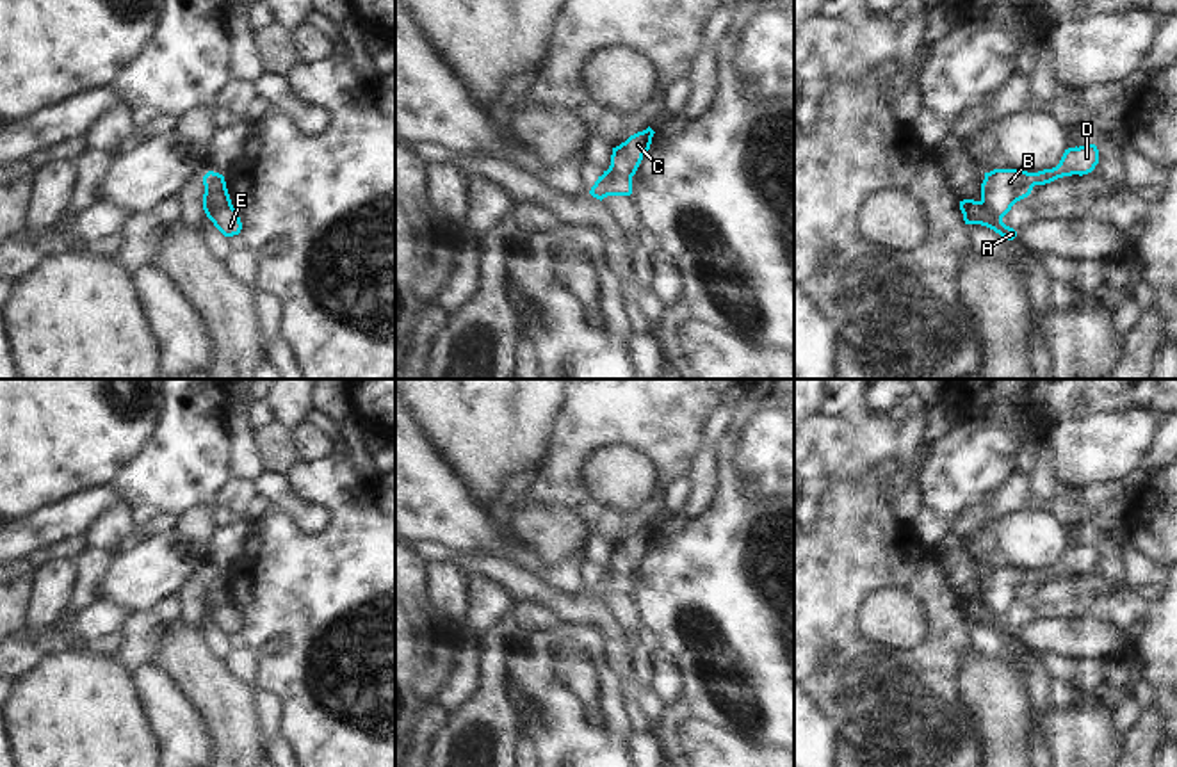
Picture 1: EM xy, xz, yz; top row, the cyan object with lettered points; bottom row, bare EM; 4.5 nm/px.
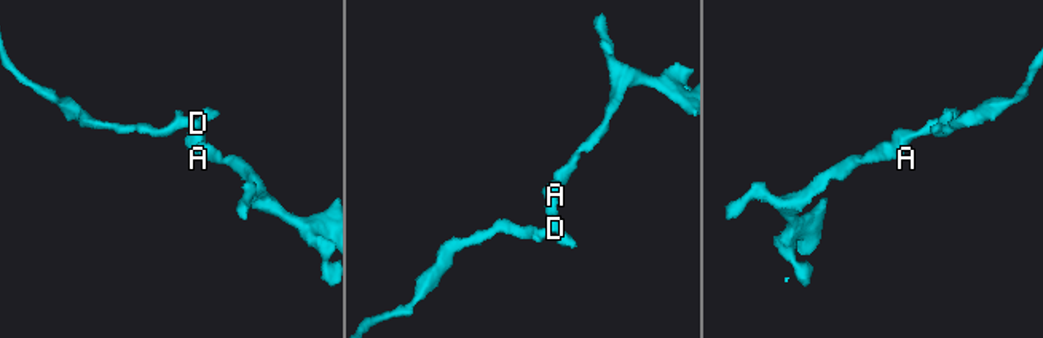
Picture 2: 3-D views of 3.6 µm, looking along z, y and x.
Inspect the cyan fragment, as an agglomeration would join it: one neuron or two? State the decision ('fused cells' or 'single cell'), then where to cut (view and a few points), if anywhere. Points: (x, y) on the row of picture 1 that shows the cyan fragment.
fused cells; cut xy (230, 203), (207, 216)

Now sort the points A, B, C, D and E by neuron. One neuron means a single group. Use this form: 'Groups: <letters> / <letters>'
Groups: A C E / B D

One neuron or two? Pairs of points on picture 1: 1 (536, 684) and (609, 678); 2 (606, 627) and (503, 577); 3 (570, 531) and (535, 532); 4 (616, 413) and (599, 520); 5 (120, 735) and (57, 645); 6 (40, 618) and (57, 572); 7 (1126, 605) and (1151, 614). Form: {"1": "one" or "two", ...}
{"1": "one", "2": "one", "3": "one", "4": "one", "5": "two", "6": "one", "7": "one"}

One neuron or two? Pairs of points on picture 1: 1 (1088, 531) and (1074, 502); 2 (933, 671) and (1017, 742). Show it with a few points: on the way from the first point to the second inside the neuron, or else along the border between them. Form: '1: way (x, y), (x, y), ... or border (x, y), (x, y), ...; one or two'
1: border (1092, 516), (1072, 527); two
2: border (964, 653), (957, 687), (978, 732); two

